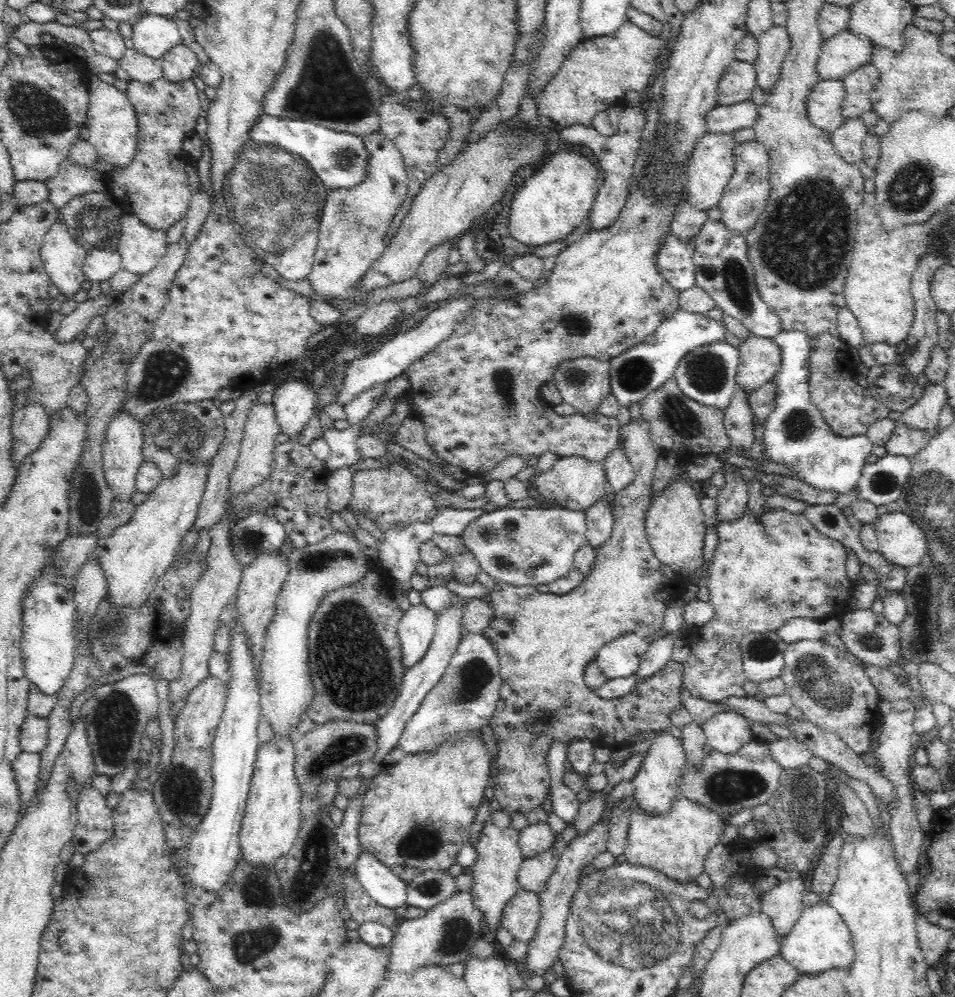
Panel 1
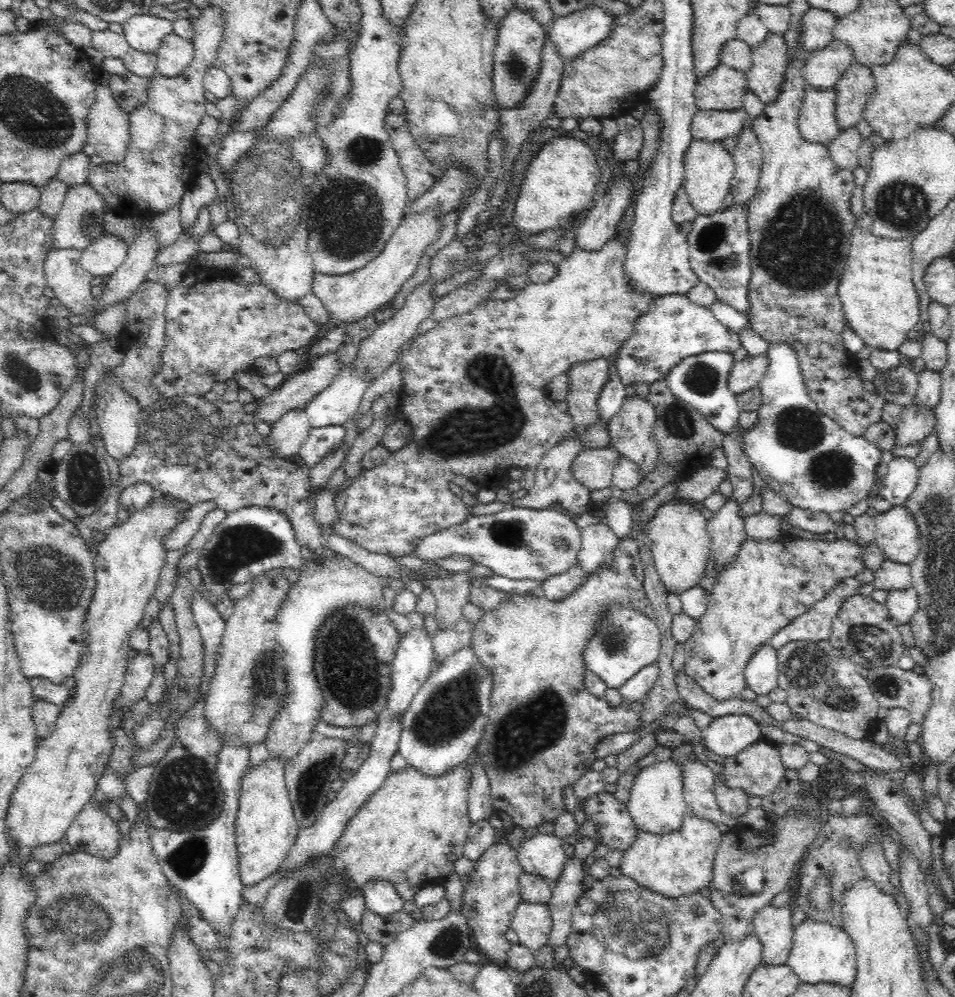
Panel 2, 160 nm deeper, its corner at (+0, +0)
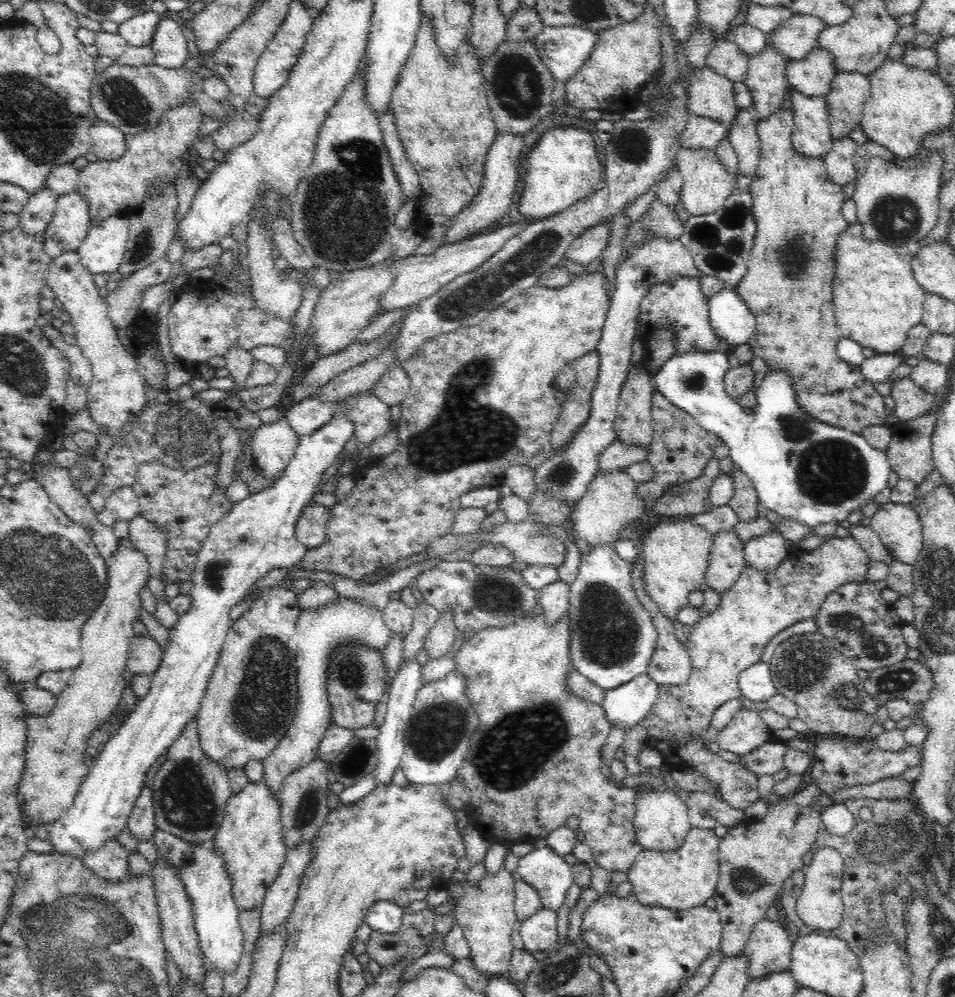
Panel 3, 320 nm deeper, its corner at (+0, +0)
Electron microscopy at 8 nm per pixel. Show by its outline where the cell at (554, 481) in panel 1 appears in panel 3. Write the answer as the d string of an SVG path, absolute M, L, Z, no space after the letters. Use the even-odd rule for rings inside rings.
M621 440L612 441L597 458L599 472L610 472L614 468L628 468L631 464L646 461L649 447L639 444L625 444Z

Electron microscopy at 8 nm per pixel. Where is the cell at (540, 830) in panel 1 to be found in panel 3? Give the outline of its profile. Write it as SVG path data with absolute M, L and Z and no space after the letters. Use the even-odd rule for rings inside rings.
M535 848L519 858L517 872L522 881L536 889L542 909L559 912L573 884L572 868L552 848Z

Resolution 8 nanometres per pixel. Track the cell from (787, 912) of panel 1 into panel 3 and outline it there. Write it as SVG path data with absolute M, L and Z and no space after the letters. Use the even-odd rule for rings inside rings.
M760 919L749 937L741 953L748 958L746 976L749 981L771 972L790 970L793 943L782 926Z

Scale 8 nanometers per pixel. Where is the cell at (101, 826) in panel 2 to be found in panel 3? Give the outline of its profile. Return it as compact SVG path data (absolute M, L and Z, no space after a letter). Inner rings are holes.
M116 839L106 841L97 851L88 852L83 864L98 879L121 883L130 878L129 852Z

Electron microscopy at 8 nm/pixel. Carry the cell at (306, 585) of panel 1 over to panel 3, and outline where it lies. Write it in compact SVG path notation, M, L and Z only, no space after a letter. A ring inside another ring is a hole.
M340 596L335 603L306 611L297 616L293 639L295 640L294 665L297 670L298 704L292 719L292 726L280 744L272 750L264 760L263 780L273 796L279 800L281 788L284 788L285 778L304 768L318 759L320 742L326 730L333 725L331 719L331 704L327 691L327 674L331 663L331 654L344 644L364 644L376 651L386 647L390 639L390 631L384 625L383 613L374 607L360 605L355 600Z

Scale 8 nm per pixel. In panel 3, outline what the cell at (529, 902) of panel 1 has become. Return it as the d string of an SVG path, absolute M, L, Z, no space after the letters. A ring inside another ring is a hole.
M540 909L521 922L520 934L525 950L551 954L560 948L556 911Z

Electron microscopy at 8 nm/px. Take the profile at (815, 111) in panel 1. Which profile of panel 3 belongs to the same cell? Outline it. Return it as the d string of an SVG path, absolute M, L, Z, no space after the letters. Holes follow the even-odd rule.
M796 90L788 94L794 109L792 148L800 155L820 157L827 155L835 140L828 126L828 107L825 97L809 97Z

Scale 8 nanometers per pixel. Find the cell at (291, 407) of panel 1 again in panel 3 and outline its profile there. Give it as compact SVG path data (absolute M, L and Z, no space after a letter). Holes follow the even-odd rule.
M284 416L272 424L261 424L256 428L256 432L252 436L252 455L254 455L256 469L260 471L260 475L264 476L264 479L274 480L280 476L280 473L294 456L299 439Z

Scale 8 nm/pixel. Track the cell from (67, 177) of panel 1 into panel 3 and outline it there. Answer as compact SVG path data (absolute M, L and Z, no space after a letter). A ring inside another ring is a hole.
M46 188L29 195L26 206L18 214L18 226L26 235L44 233L56 206L56 195Z

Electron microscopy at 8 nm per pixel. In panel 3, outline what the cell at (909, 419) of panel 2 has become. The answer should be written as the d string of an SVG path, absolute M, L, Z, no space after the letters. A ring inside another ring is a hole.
M906 376L891 383L891 397L894 399L895 415L900 422L924 416L935 403L935 396L920 389L912 378Z

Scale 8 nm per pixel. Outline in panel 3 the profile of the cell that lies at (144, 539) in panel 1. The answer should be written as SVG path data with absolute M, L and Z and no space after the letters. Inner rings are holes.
M123 541L119 548L108 557L107 587L98 608L82 625L80 638L80 654L82 660L73 670L68 686L60 694L55 695L55 705L46 716L24 714L27 724L27 742L25 743L25 768L18 786L22 800L26 802L26 810L30 820L52 824L60 814L68 812L75 802L80 782L88 775L92 761L87 761L85 752L88 752L88 740L96 730L102 727L110 714L116 710L116 704L124 694L124 676L122 672L127 667L129 645L135 636L134 620L138 619L140 610L140 588L146 584L148 578L148 561L142 552L127 546Z

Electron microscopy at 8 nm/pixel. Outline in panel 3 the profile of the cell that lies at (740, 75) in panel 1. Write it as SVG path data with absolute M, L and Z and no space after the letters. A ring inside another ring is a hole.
M707 66L696 71L687 86L687 109L690 114L729 125L739 107L736 106L731 80Z

